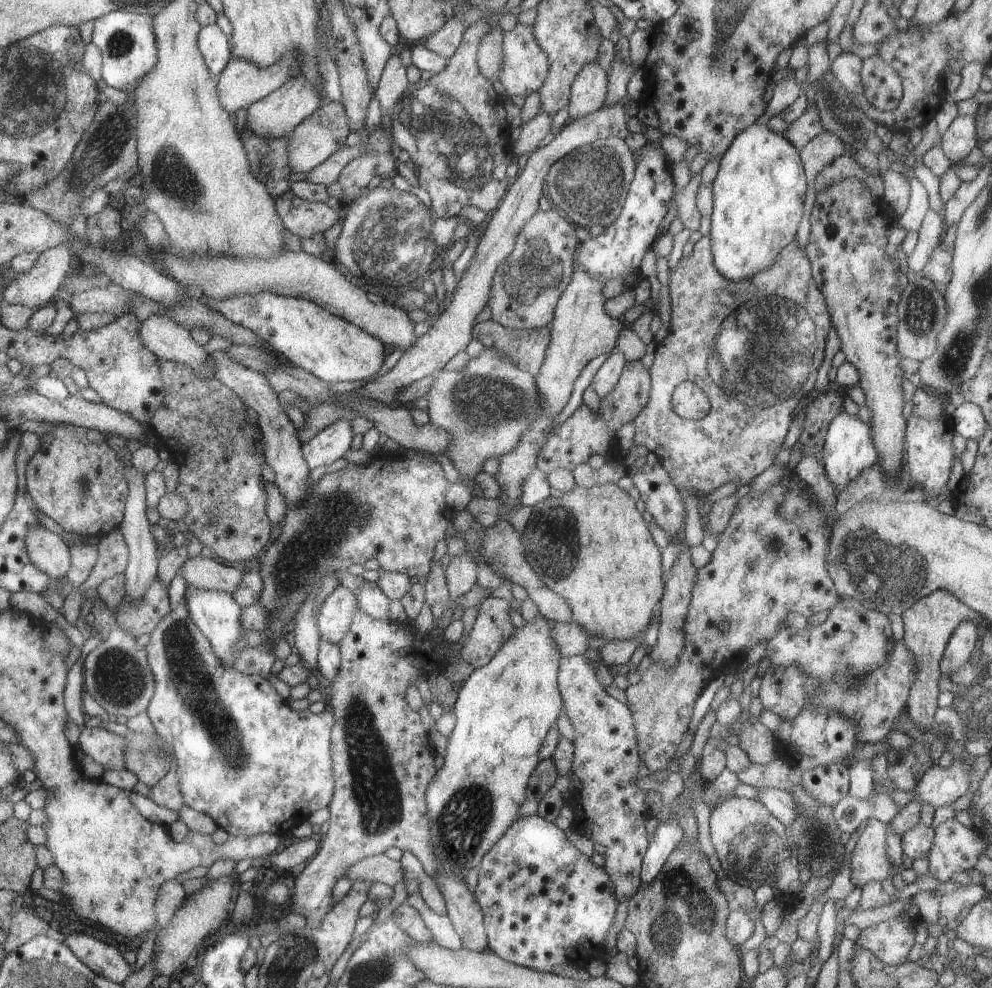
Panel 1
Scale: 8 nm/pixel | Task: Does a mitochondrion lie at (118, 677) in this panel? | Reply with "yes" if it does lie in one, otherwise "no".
yes

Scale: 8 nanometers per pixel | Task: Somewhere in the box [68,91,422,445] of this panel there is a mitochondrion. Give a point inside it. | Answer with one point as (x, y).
(171, 172)

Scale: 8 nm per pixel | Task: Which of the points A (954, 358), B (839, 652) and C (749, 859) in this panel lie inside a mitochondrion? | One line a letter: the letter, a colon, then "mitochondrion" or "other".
A: mitochondrion
B: mitochondrion
C: mitochondrion

